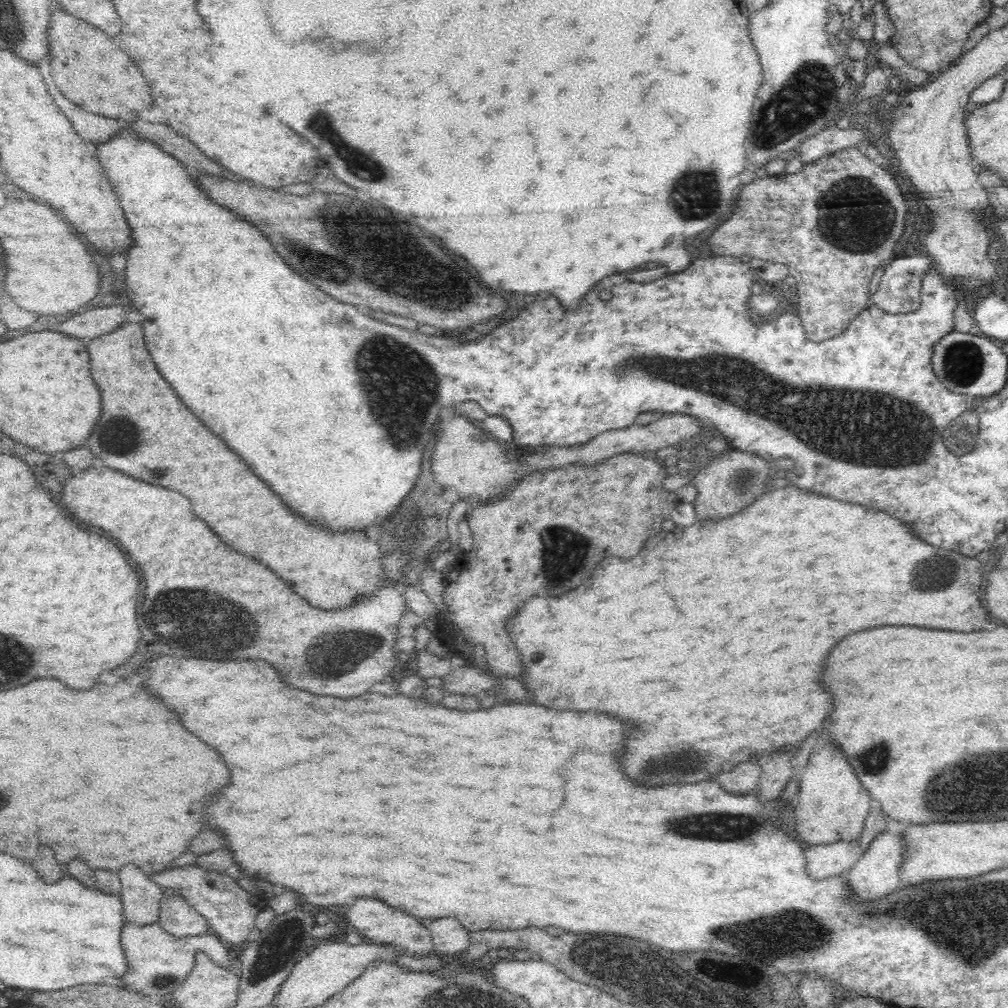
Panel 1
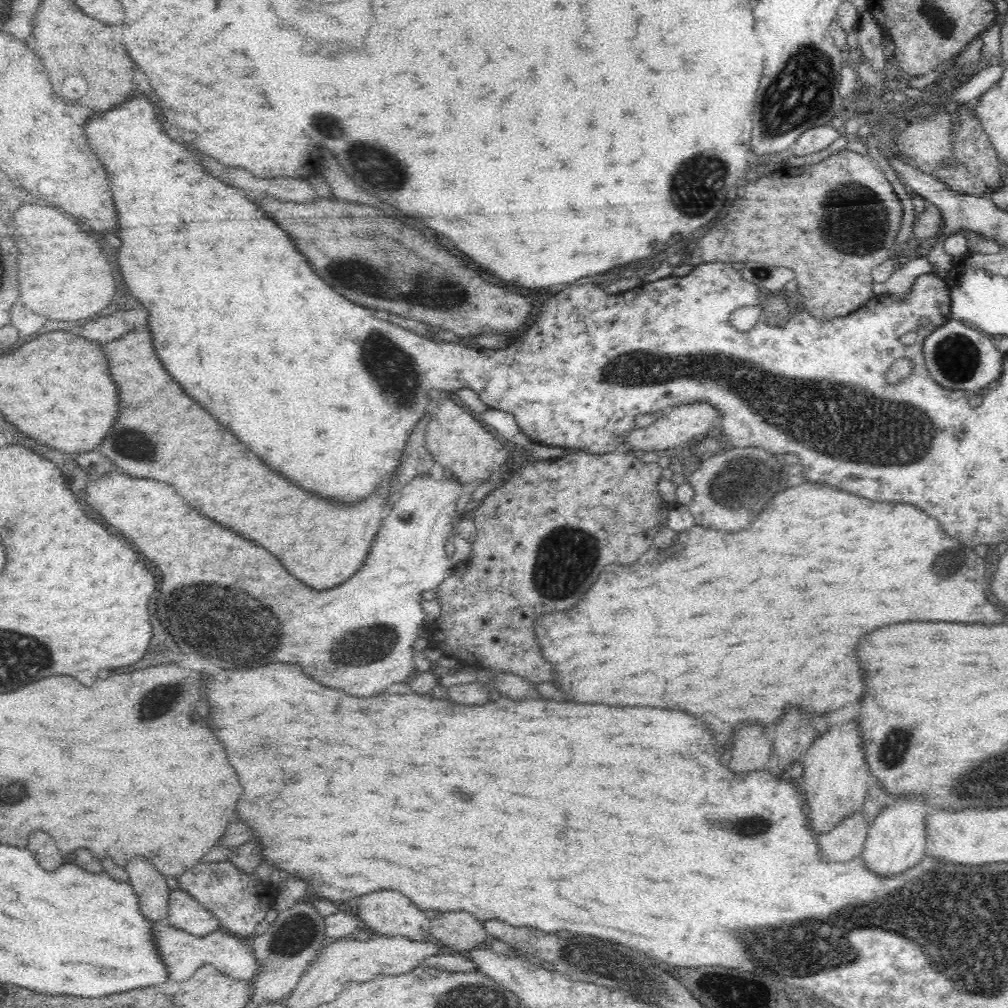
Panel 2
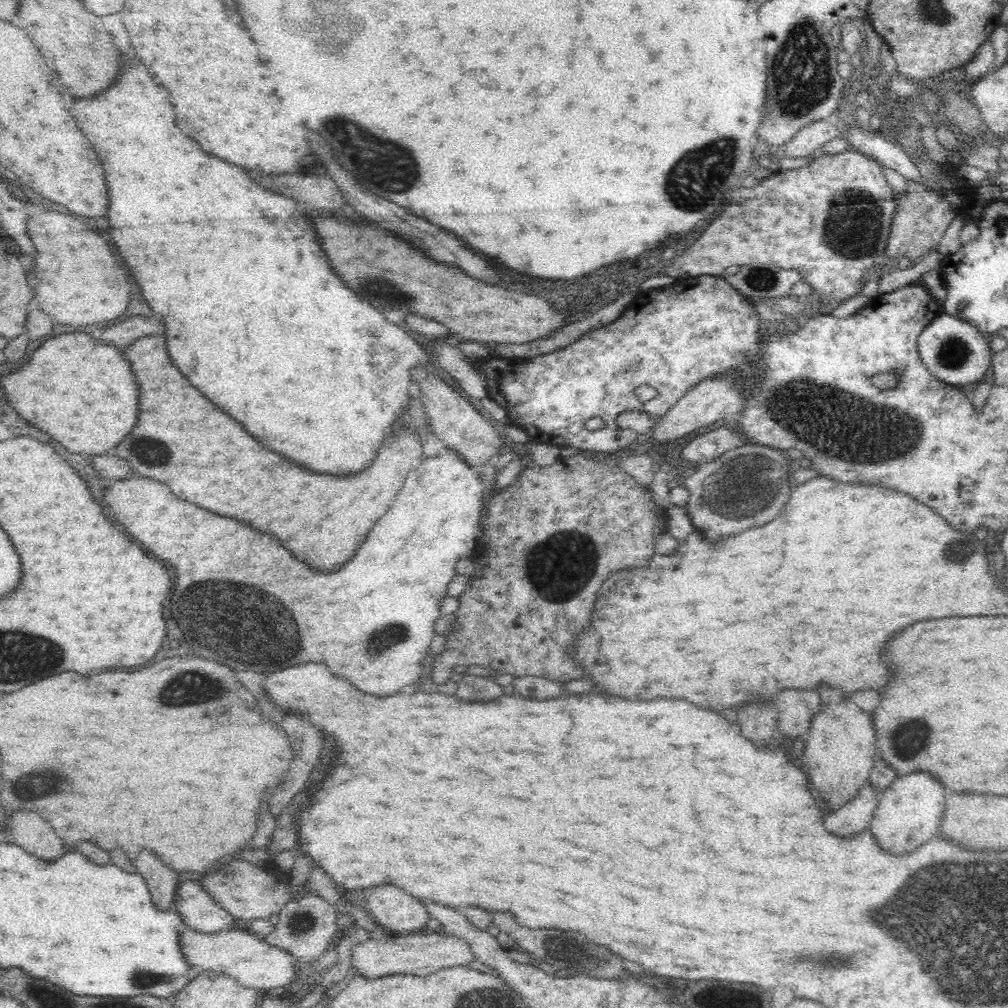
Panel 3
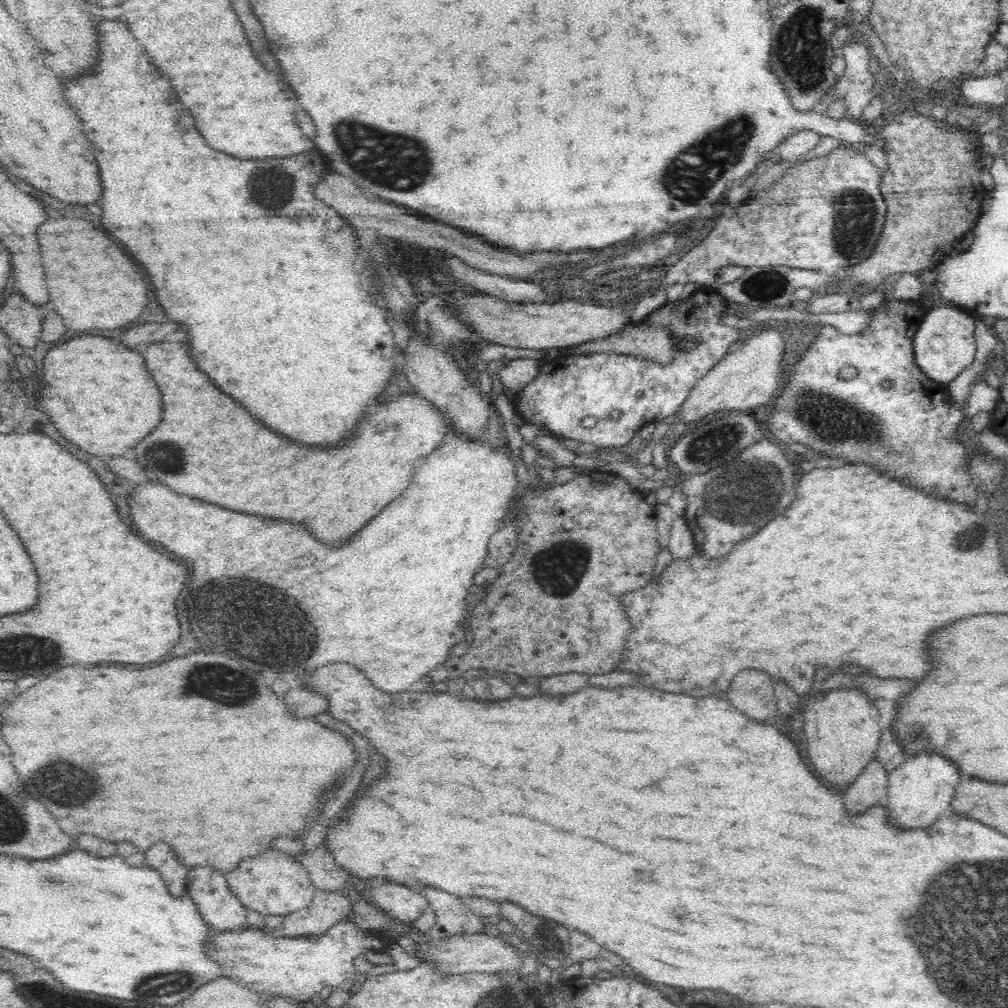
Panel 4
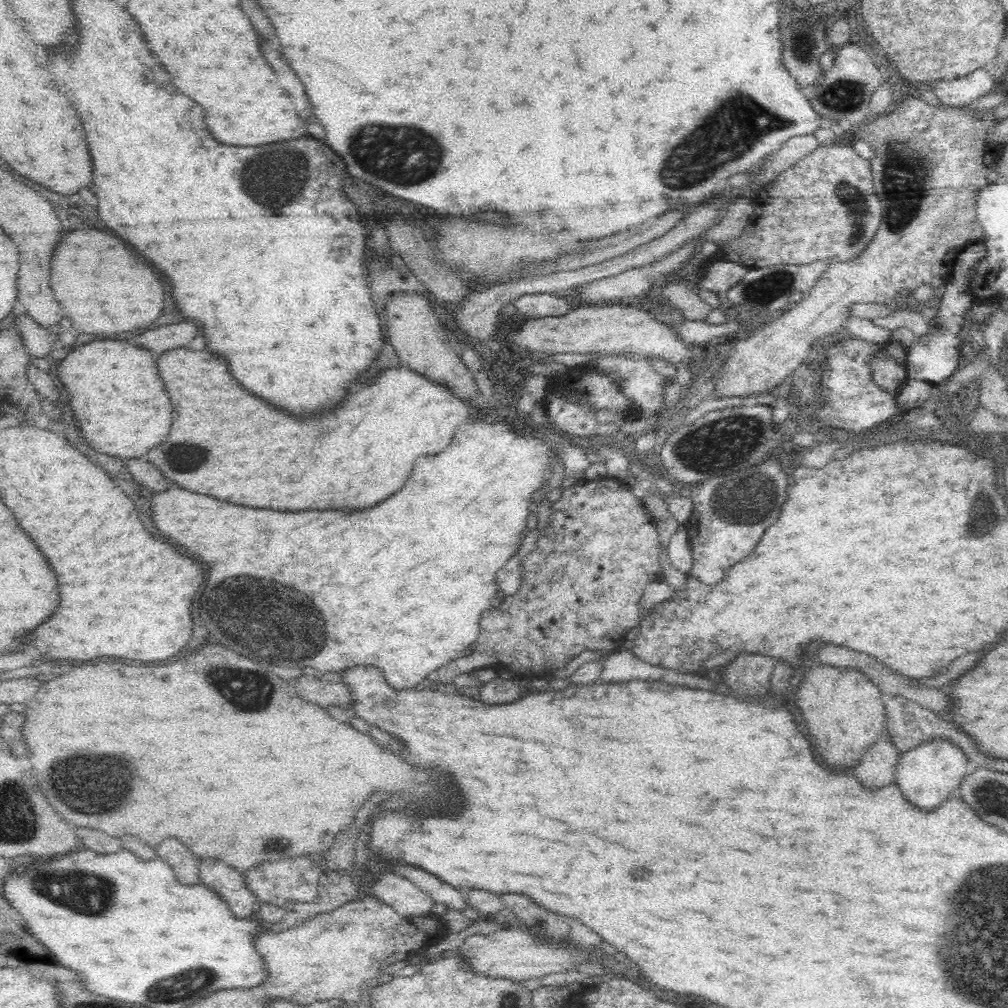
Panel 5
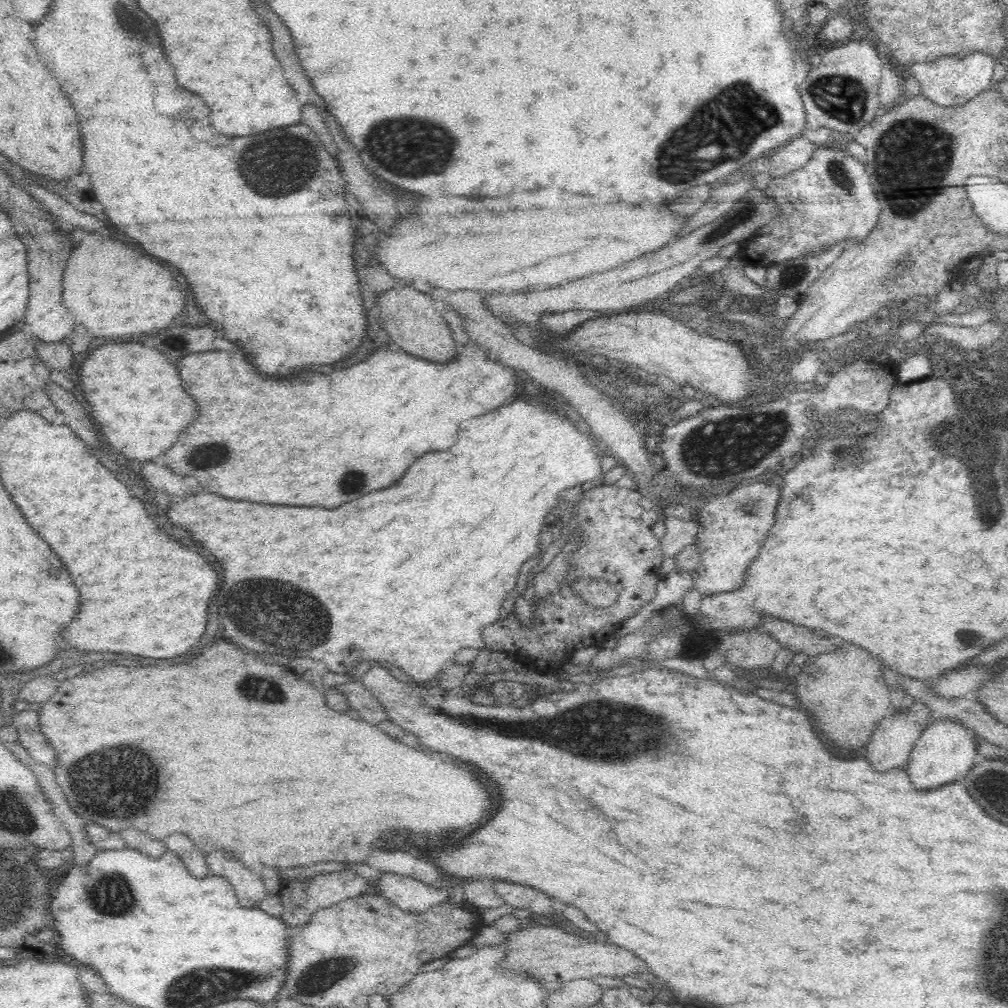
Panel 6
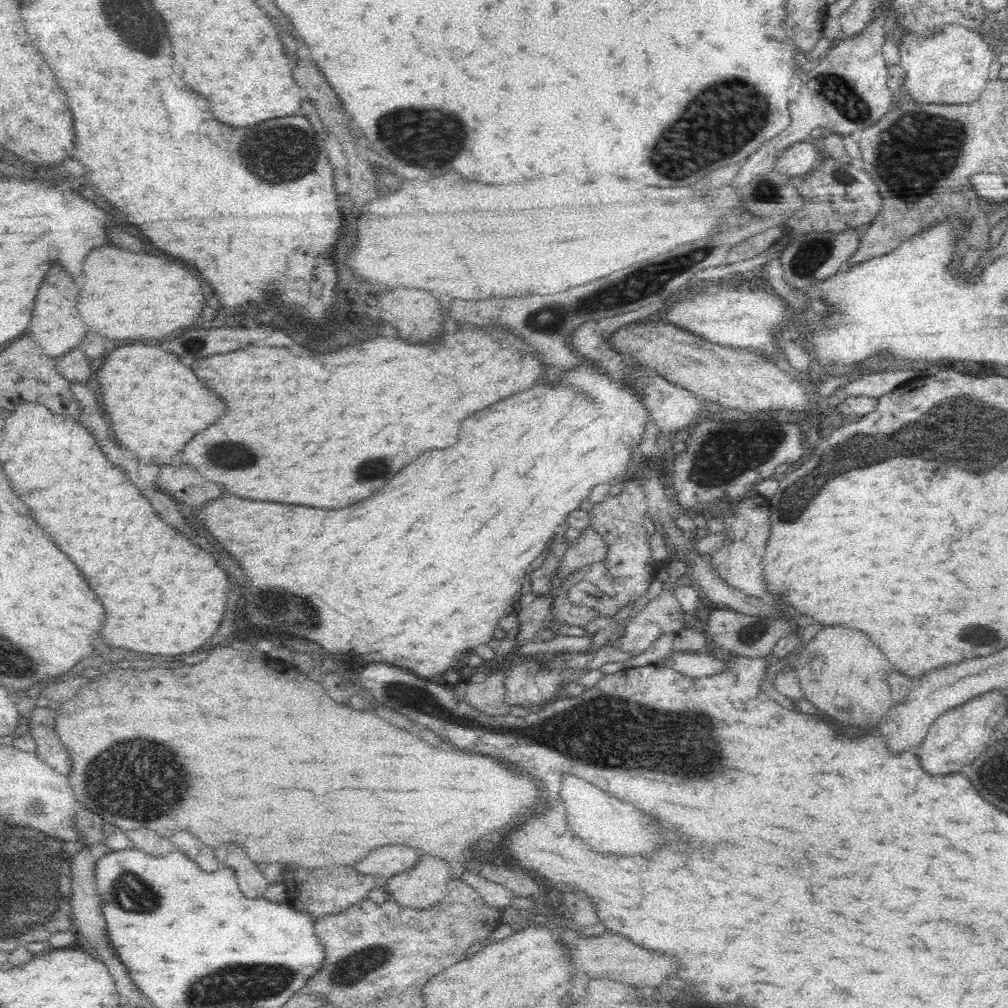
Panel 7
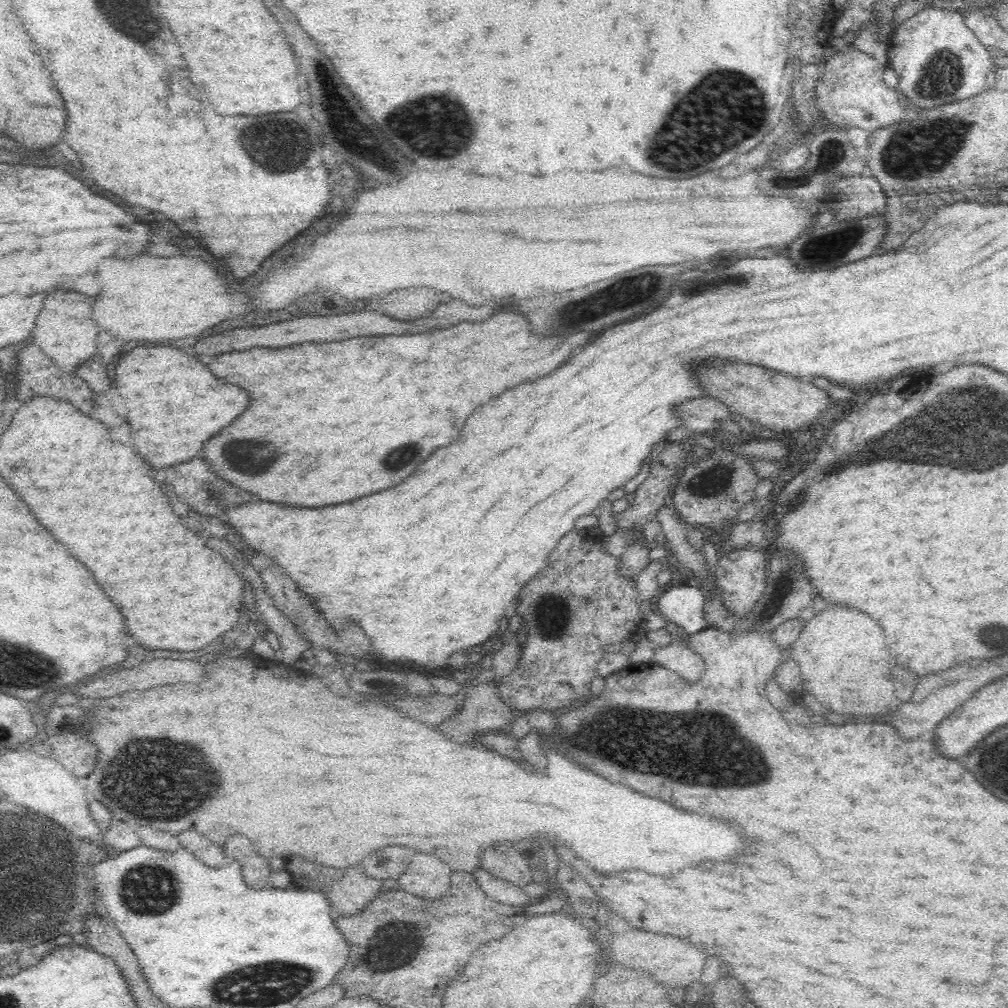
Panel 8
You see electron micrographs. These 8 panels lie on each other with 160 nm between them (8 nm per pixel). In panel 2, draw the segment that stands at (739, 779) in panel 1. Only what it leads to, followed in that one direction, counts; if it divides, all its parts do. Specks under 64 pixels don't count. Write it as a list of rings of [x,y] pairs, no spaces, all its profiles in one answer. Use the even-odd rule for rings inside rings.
[[[742,724],[734,736],[734,750],[730,768],[734,772],[750,772],[766,768],[773,753],[771,731],[760,724]]]

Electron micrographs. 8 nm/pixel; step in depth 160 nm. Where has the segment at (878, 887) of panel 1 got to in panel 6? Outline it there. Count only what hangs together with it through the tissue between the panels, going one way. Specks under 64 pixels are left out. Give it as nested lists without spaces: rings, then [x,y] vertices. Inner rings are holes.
[[[940,719],[930,722],[916,741],[905,768],[912,786],[918,790],[938,788],[954,781],[962,781],[966,773],[979,761],[977,736],[956,719]]]

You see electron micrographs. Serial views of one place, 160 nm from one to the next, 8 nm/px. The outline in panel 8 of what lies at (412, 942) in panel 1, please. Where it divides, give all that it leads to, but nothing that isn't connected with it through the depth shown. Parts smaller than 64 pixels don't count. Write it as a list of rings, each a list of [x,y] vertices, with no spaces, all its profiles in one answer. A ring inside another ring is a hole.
[[[418,852],[408,864],[397,881],[398,888],[423,899],[440,898],[450,888],[453,871],[436,856]]]

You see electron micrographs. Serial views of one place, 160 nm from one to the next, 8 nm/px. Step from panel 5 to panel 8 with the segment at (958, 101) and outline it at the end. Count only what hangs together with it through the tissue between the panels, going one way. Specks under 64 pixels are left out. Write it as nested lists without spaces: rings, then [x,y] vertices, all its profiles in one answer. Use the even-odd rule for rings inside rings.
[[[931,5],[920,9],[915,15],[904,20],[893,32],[888,43],[890,69],[899,76],[896,85],[906,96],[912,109],[938,108],[959,100],[966,100],[986,90],[986,76],[994,69],[994,58],[990,57],[987,46],[966,26],[963,15],[957,11],[935,9]]]

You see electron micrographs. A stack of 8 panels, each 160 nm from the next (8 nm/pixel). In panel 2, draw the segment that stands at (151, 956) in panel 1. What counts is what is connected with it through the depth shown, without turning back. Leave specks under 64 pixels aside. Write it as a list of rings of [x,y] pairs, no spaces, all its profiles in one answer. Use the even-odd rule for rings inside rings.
[[[158,920],[152,921],[152,933],[154,933],[154,943],[158,947],[158,953],[166,963],[169,978],[178,983],[190,979],[204,964],[211,964],[226,976],[247,983],[256,978],[260,972],[258,959],[254,957],[250,948],[250,940],[237,937],[221,928],[206,936],[194,936],[185,930],[174,928],[166,921]]]

